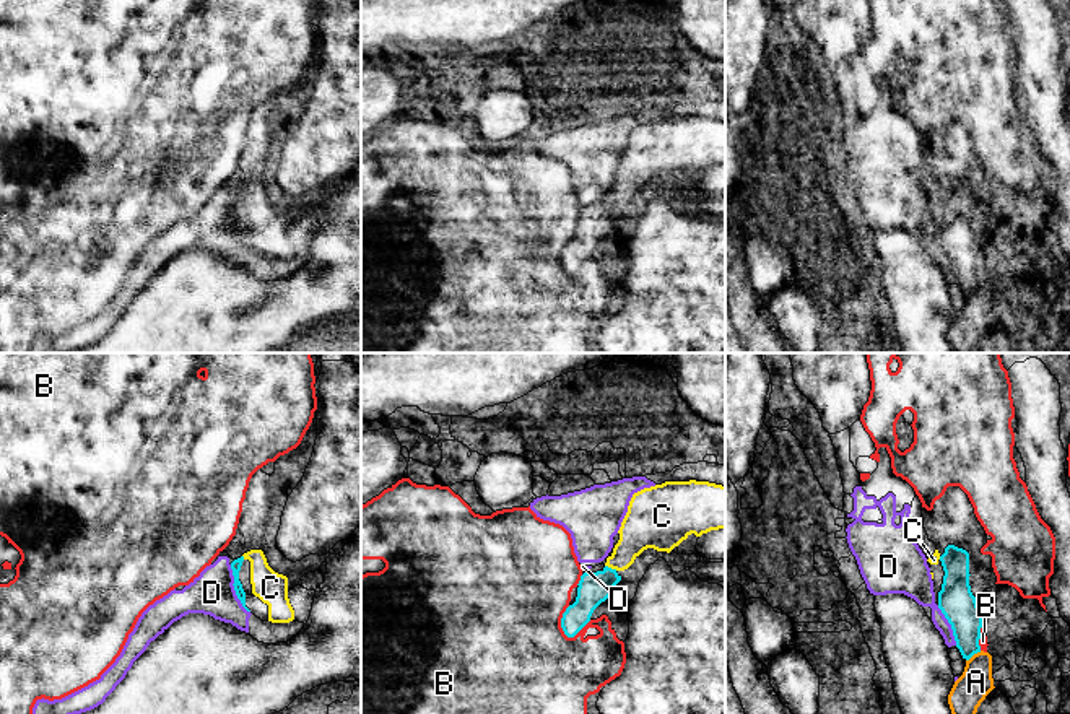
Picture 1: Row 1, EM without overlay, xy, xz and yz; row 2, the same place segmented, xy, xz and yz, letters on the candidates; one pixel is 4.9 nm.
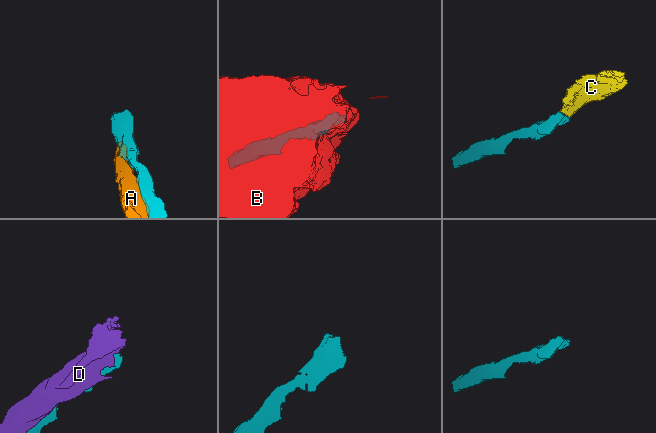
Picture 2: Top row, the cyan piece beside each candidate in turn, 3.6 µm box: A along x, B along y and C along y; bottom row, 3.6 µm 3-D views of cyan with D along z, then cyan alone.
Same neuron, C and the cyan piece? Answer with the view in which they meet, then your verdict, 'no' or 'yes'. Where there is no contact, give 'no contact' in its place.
contact in xz; yes

